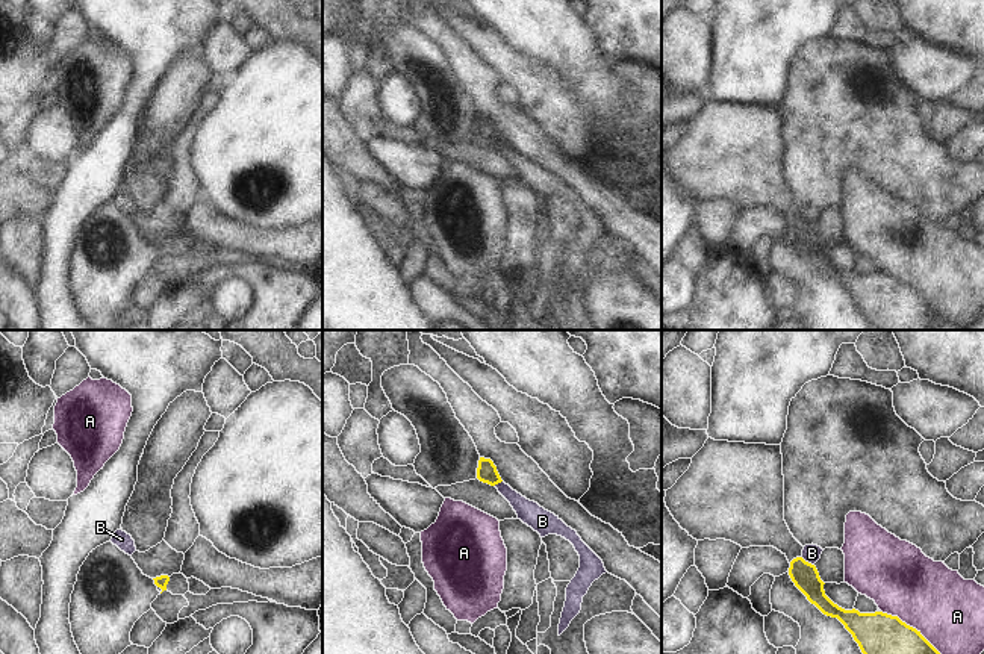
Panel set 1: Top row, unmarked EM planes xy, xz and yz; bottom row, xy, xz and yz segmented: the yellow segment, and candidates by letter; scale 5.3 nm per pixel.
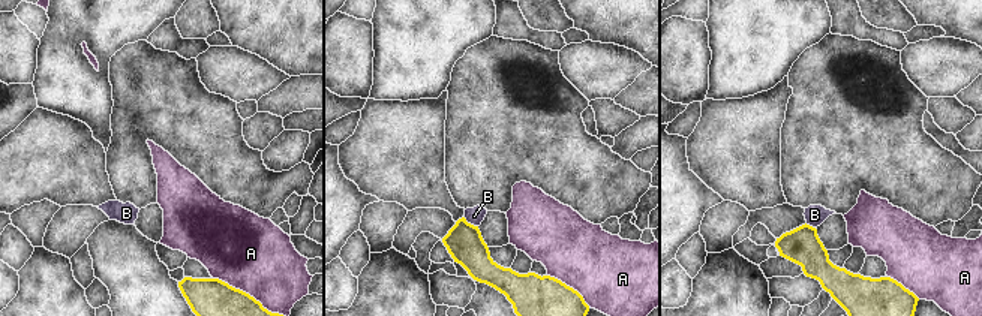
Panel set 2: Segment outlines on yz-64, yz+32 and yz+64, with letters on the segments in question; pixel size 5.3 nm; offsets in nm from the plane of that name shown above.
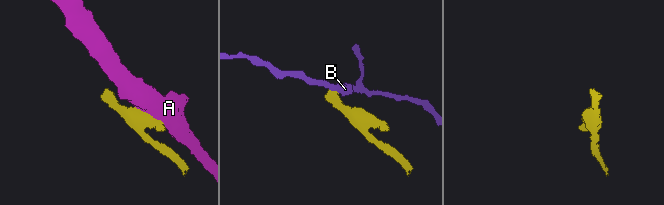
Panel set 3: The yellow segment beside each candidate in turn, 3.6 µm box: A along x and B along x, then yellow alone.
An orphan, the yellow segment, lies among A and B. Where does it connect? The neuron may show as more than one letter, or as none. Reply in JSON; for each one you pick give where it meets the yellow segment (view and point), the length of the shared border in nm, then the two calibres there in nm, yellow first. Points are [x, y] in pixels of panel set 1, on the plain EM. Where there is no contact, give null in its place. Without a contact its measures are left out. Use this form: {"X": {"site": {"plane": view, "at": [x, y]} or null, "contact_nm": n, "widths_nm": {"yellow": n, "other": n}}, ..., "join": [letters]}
{"join": []}

